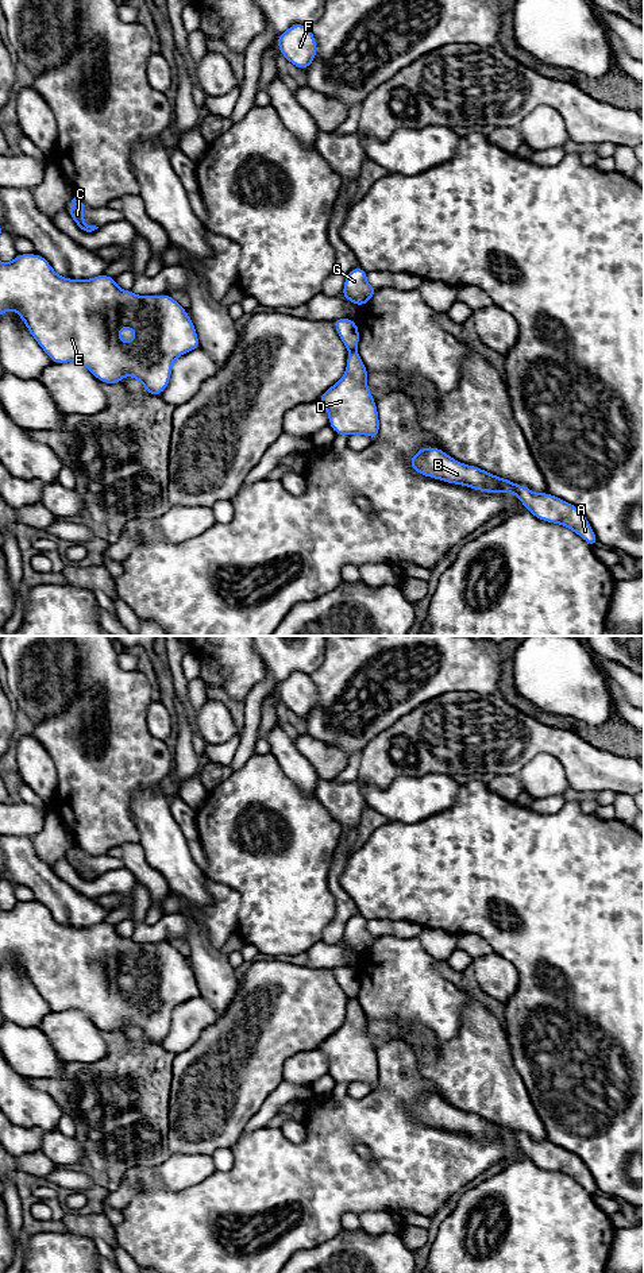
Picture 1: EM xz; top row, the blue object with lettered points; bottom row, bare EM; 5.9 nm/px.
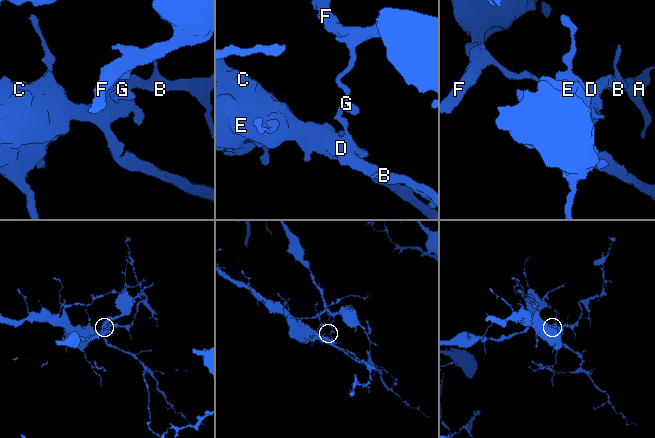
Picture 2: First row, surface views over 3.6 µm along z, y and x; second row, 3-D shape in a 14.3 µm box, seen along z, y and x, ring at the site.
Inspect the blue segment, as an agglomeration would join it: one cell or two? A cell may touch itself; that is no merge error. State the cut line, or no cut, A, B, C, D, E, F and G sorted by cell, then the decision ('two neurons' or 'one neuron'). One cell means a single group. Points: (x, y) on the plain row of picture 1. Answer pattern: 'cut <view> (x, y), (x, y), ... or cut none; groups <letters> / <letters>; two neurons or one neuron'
cut xz (355, 996), (349, 999); groups A B C D E / F G; two neurons

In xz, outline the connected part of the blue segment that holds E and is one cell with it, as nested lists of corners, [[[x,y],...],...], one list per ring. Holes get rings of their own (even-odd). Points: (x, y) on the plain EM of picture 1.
[[[18,902],[8,911],[0,910],[0,963],[9,957],[20,964],[53,1011],[80,1011],[101,1031],[119,1033],[126,1023],[130,1023],[136,1026],[151,1045],[159,1045],[167,1035],[173,1010],[200,995],[192,967],[170,942],[136,944],[132,938],[122,938],[115,926],[105,921],[90,927],[61,925],[46,906],[38,902]],[[123,976],[132,977],[135,983],[132,990],[120,988],[119,980]]]

